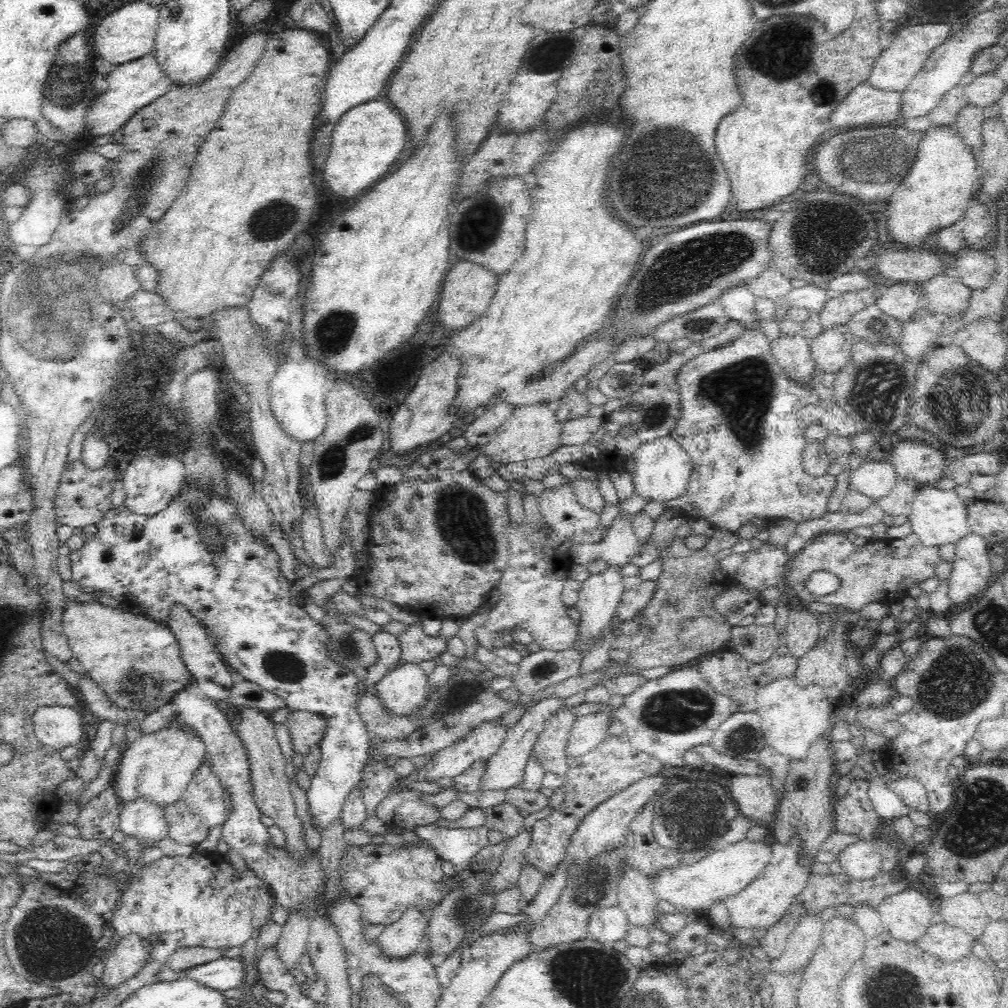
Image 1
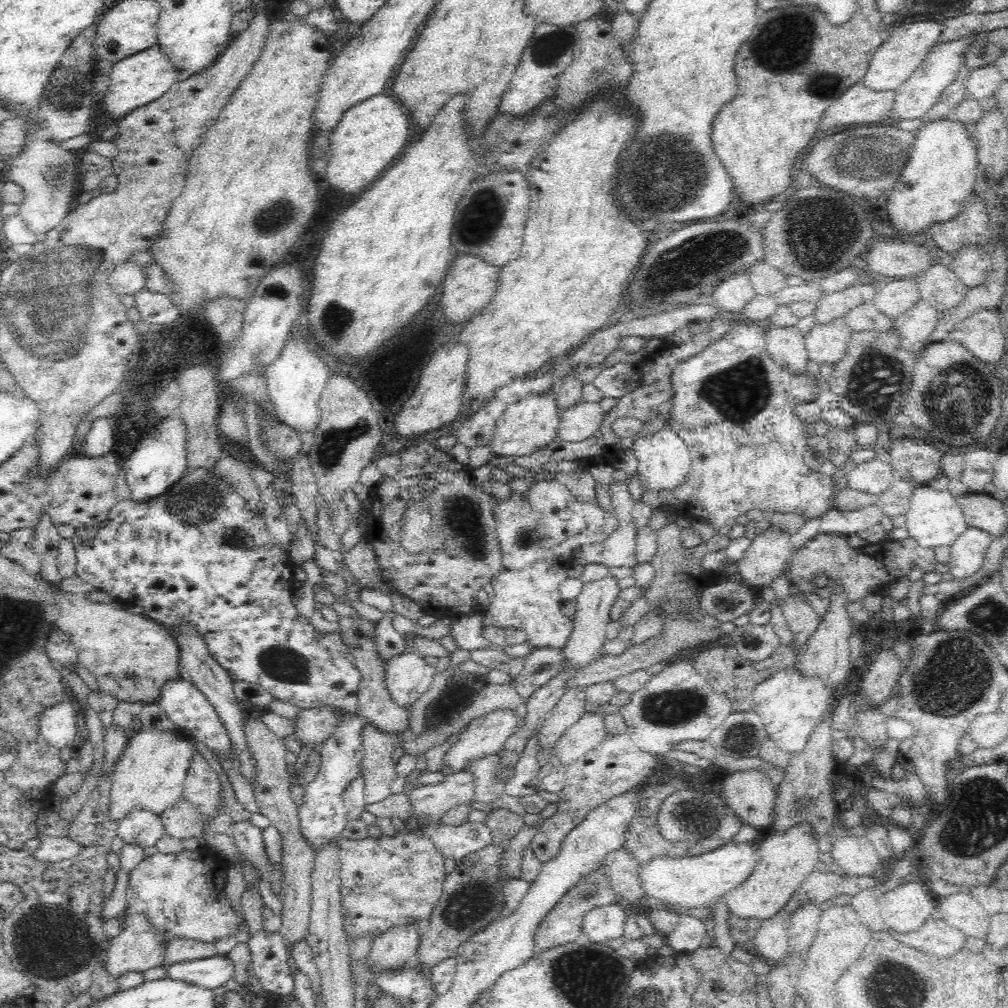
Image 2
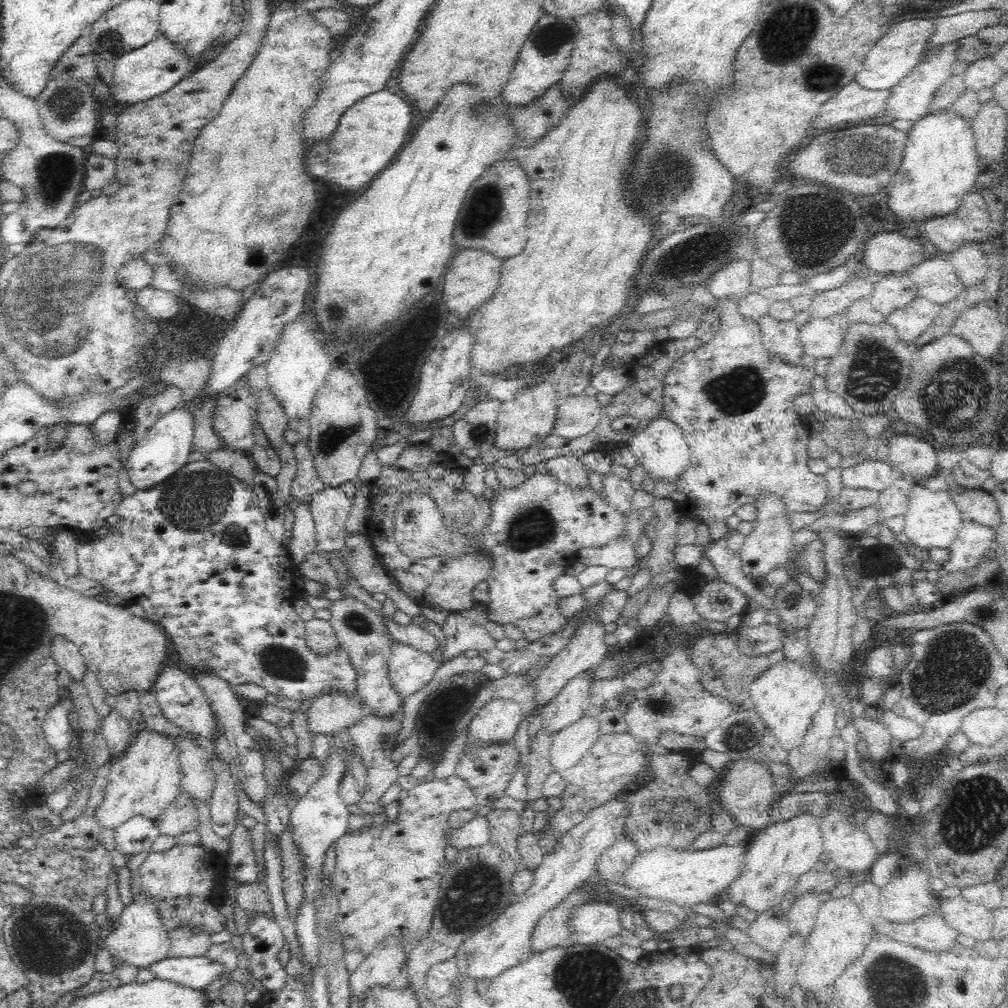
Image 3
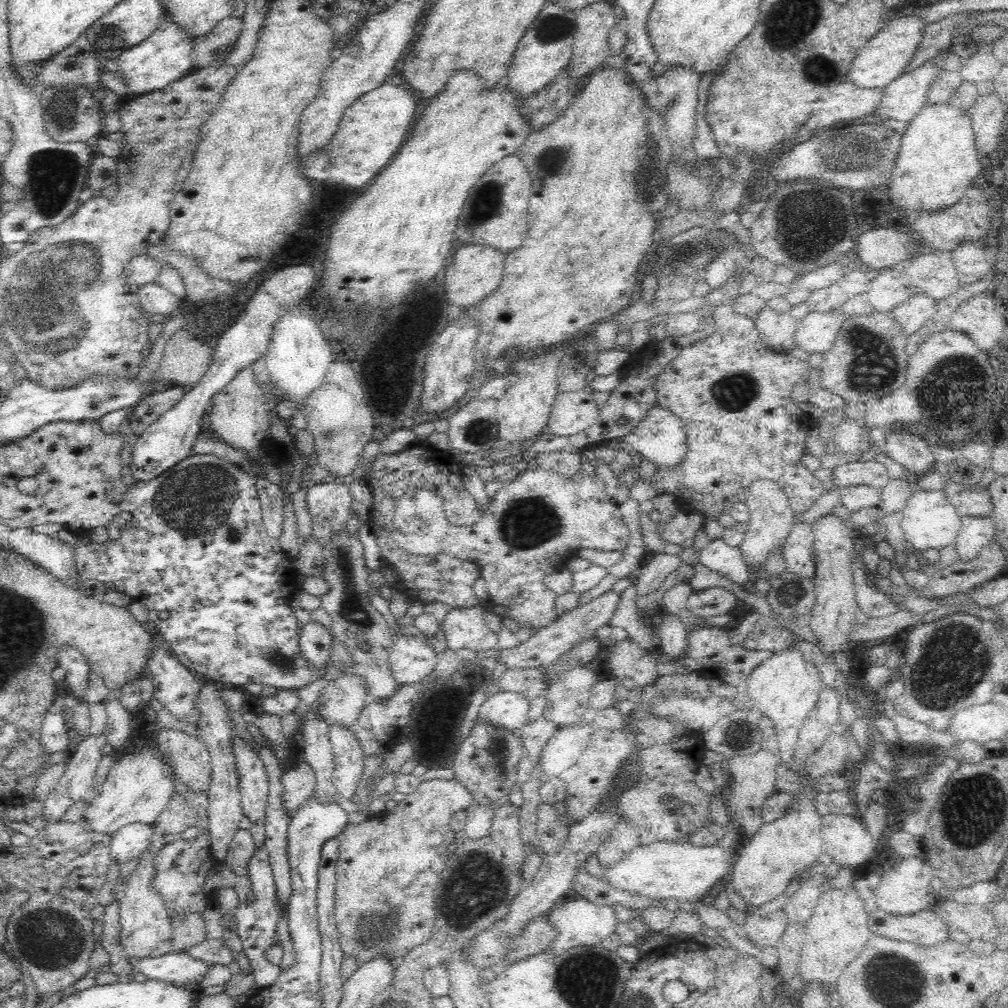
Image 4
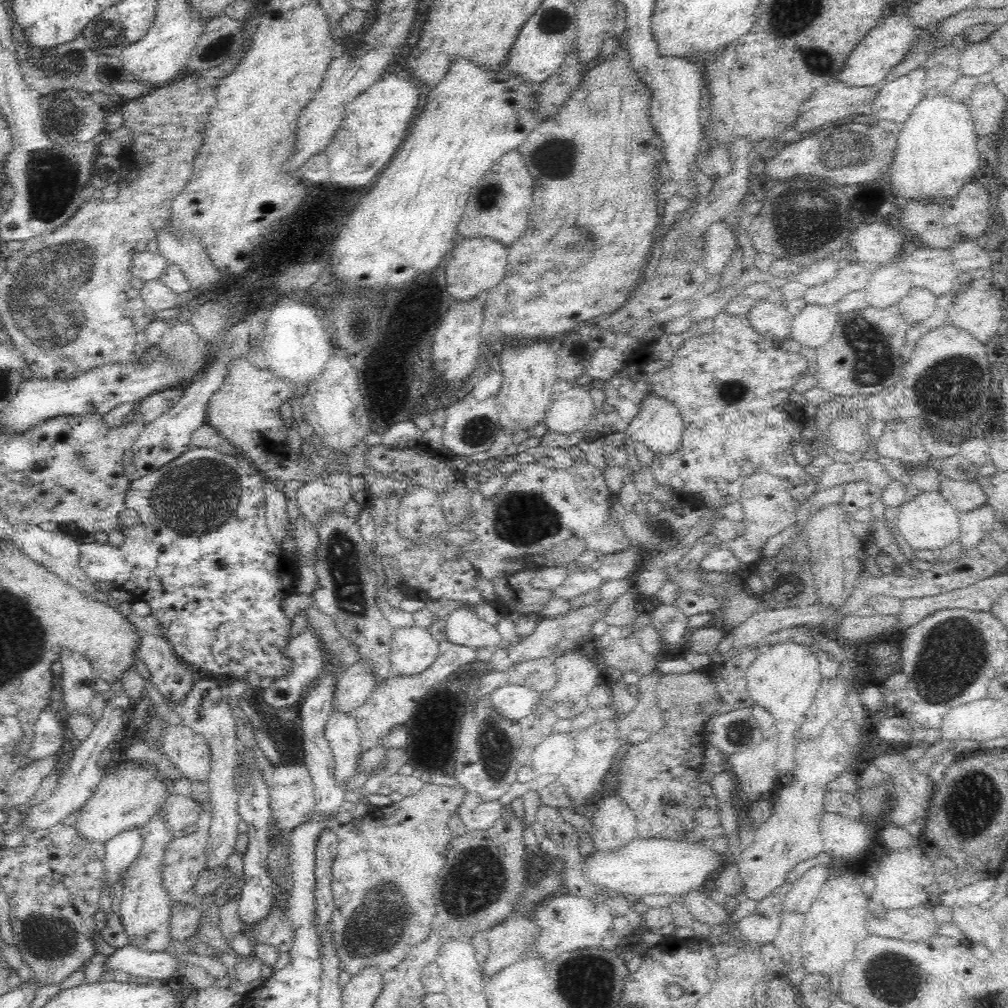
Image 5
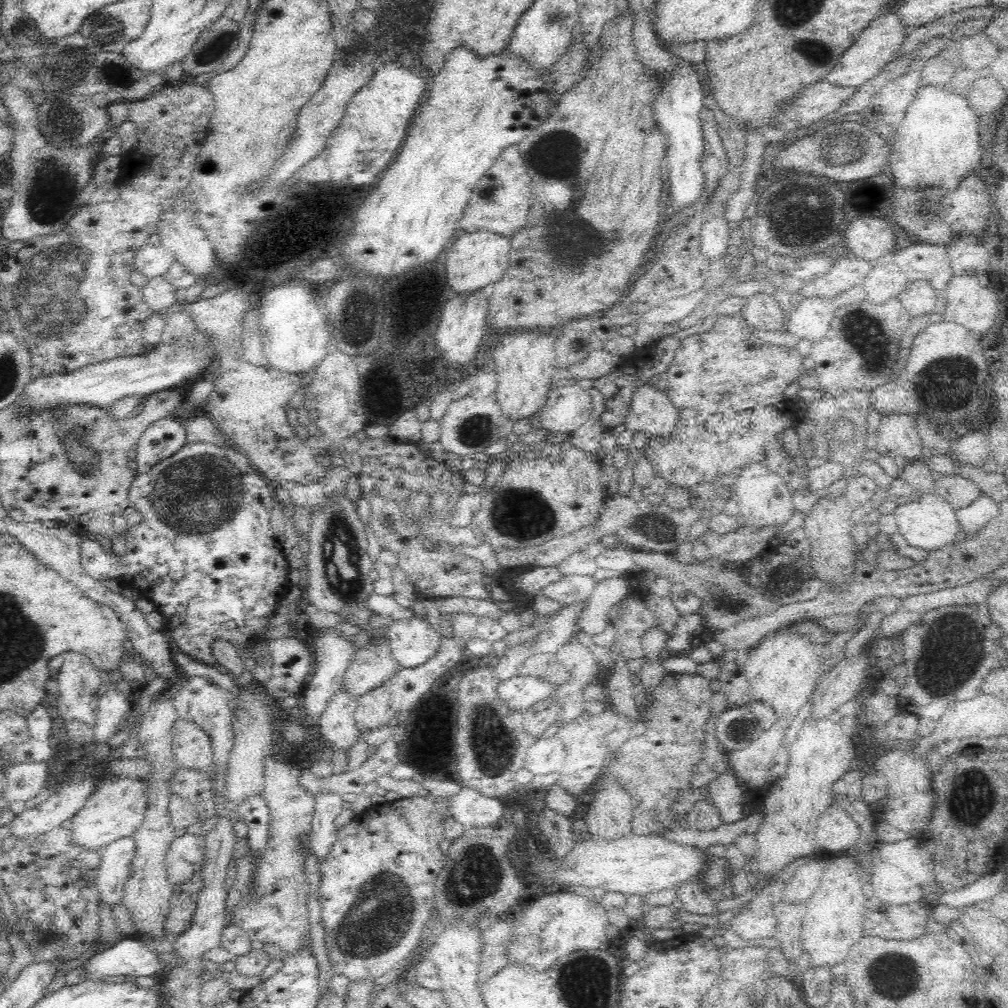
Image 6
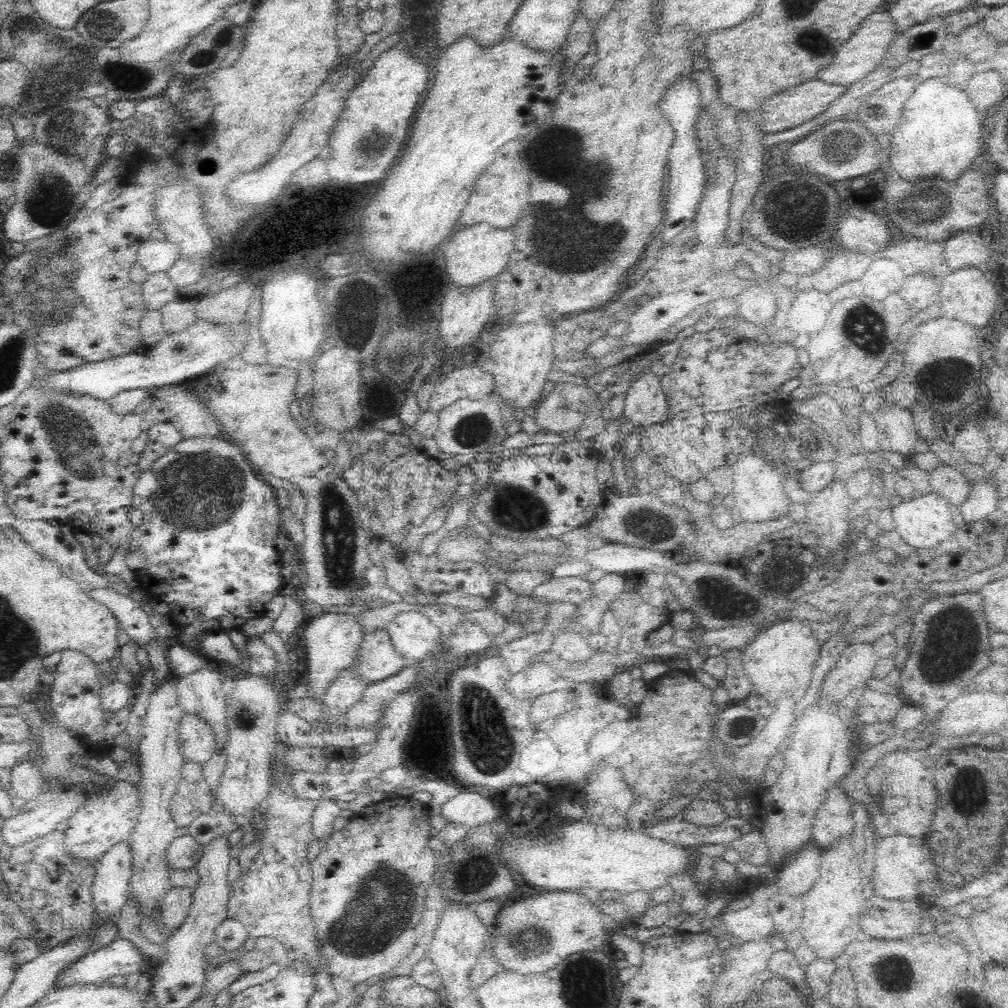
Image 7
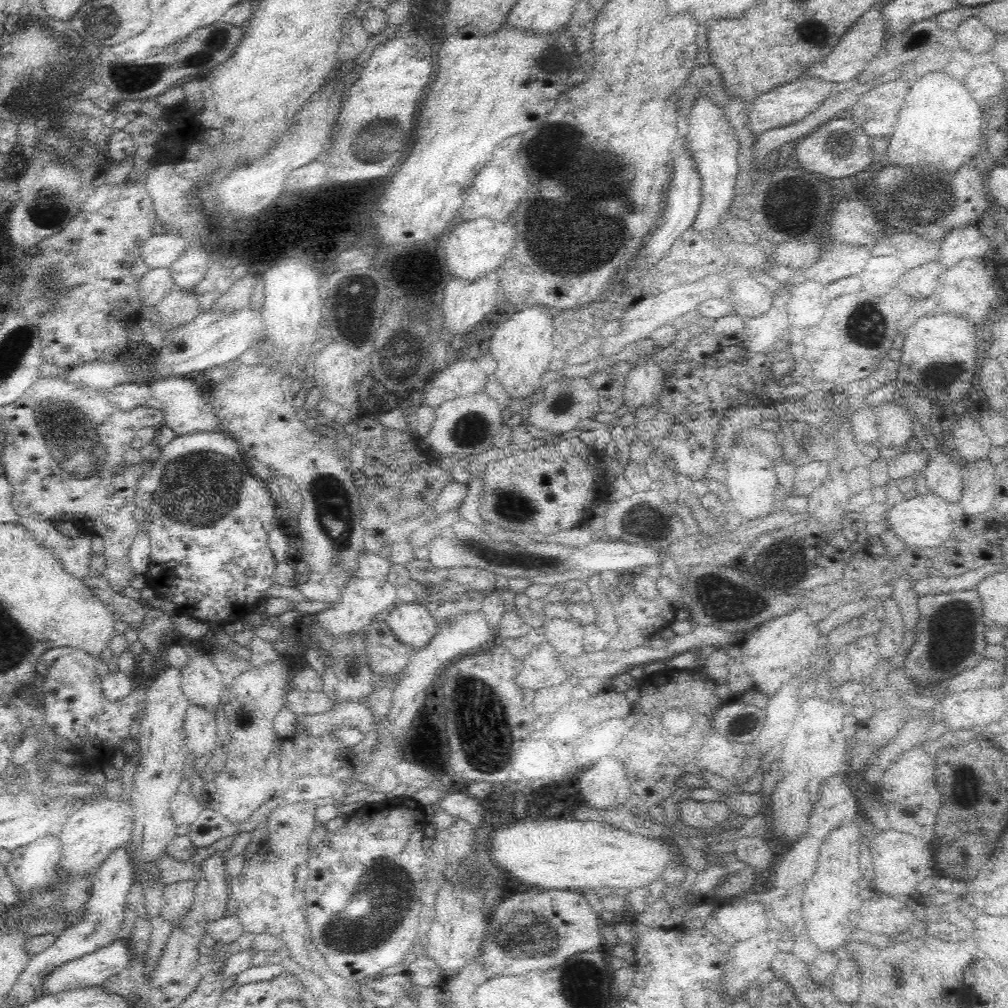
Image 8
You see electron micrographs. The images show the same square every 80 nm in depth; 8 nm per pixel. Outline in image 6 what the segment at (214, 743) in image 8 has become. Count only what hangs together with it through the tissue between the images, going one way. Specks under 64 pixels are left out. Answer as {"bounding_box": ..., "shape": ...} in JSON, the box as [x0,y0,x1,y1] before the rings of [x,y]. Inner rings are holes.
{"bounding_box":[171,719,214,771],"shape":[[[179,719],[171,730],[172,755],[178,768],[208,771],[214,763],[212,741],[208,734],[192,722]]]}

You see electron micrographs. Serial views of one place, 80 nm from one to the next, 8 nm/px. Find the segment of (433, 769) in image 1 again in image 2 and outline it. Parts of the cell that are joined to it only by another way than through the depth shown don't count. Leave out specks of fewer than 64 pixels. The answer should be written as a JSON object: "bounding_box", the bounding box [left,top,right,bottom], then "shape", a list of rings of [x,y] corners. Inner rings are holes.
{"bounding_box":[442,709,519,773],"shape":[[[496,709],[480,716],[445,753],[442,767],[447,765],[455,773],[462,771],[470,760],[500,753],[504,742],[517,732],[519,720],[516,711],[510,709]]]}

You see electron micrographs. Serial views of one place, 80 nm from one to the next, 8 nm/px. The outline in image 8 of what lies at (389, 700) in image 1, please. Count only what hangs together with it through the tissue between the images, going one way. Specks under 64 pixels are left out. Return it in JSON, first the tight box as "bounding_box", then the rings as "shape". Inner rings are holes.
{"bounding_box":[385,594,436,652],"shape":[[[405,594],[385,620],[394,631],[397,640],[410,646],[415,652],[424,650],[436,634],[436,619],[430,614],[424,602],[412,594]]]}

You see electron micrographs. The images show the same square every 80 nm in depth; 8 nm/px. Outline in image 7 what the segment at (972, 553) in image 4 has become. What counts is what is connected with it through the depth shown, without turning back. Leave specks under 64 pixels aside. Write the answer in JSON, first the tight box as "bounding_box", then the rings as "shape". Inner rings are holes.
{"bounding_box":[956,479,997,526],"shape":[[[982,479],[971,482],[970,480],[970,484],[972,484],[970,494],[967,494],[967,499],[956,510],[962,526],[986,519],[986,516],[992,514],[996,508],[997,494],[990,481]]]}

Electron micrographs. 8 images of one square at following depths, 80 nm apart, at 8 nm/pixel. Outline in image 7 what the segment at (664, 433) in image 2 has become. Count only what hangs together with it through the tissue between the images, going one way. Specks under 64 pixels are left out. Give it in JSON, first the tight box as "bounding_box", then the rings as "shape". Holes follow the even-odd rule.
{"bounding_box":[622,373,669,426],"shape":[[[640,373],[630,385],[622,414],[628,422],[642,426],[665,423],[669,419],[669,404],[660,378],[660,375],[654,373]]]}

